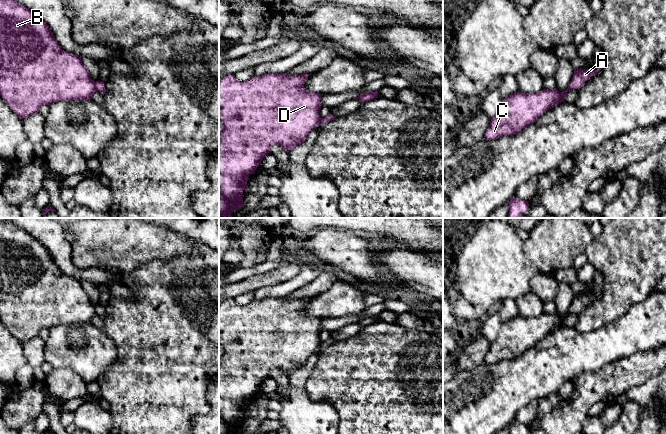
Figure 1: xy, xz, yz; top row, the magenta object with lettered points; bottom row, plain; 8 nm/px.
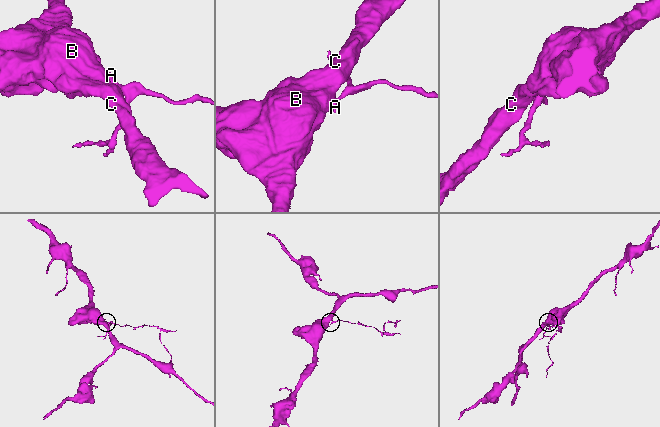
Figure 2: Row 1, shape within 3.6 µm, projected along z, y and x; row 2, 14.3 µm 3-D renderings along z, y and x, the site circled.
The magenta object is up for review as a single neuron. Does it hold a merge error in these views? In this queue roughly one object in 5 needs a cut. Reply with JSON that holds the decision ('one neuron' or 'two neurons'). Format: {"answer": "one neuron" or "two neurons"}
{"answer": "two neurons"}

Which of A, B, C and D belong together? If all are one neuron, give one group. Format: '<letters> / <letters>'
A / B C D

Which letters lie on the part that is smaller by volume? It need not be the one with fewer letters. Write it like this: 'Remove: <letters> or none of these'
Remove: A

